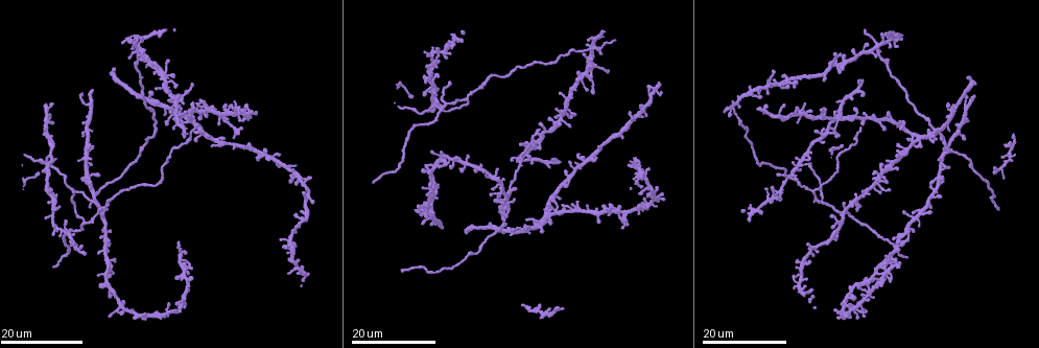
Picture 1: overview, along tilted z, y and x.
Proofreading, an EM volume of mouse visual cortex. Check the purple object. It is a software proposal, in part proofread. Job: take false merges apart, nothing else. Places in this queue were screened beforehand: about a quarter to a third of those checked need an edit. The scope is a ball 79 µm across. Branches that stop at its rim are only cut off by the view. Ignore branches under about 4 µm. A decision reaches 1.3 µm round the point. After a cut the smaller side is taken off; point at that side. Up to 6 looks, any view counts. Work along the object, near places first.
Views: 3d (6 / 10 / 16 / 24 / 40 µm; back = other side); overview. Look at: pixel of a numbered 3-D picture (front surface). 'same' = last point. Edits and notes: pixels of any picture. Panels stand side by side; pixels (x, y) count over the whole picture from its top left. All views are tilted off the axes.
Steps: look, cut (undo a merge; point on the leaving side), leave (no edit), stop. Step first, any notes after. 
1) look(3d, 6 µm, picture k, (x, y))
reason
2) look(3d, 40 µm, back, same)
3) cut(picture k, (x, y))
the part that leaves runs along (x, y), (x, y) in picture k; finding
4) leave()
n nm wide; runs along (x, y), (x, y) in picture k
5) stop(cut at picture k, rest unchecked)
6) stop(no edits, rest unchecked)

look(3d, 24 µm, picture 1, (530, 145))
three arms meet

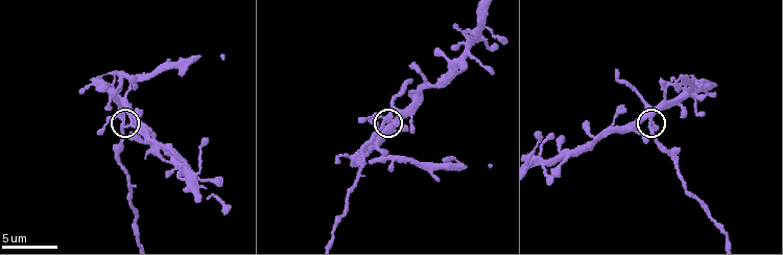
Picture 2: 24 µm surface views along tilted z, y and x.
look(3d, 6 µm, picture 2, (124, 119))
zoom in

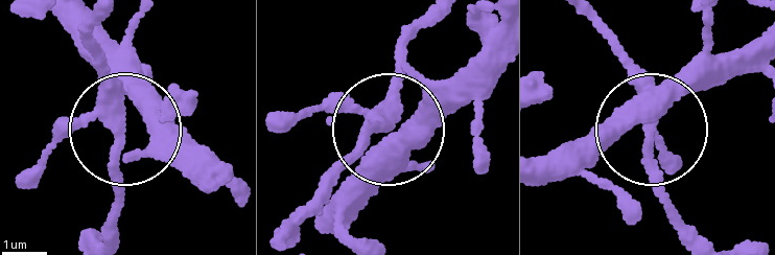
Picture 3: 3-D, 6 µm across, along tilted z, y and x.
leave()
3 arms; continuous, no second neuron

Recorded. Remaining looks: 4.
look(3d, 16 µm, picture 1, (180, 101))

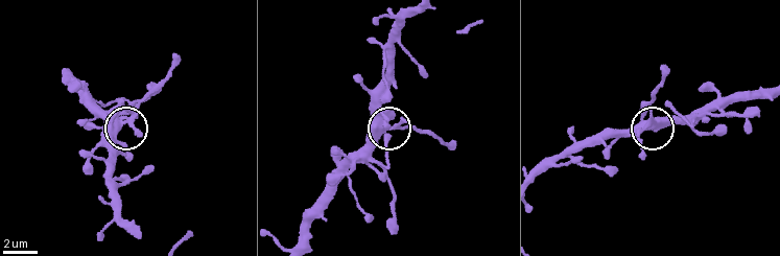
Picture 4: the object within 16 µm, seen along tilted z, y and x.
look(3d, 10 µm, picture 4, (121, 123))

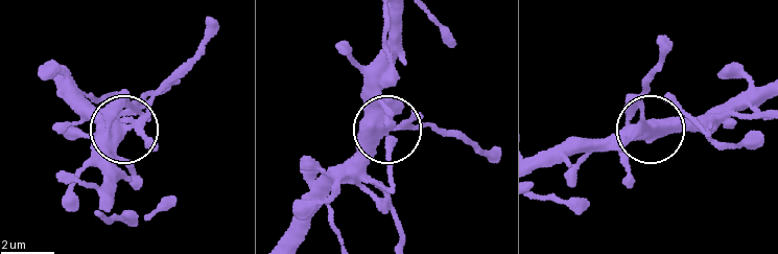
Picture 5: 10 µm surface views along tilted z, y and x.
leave()
runs along (280, 241), (385, 132), (458, 130) in picture 5; all the same neuron

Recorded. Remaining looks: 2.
look(3d, 24 µm, picture 1, (465, 100))
arms part here

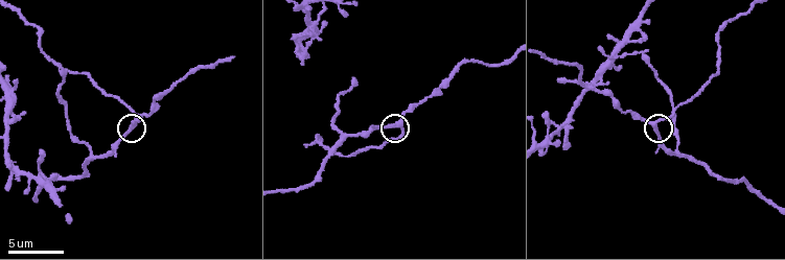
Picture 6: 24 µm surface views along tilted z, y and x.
look(3d, 10 µm, picture 6, (400, 126))

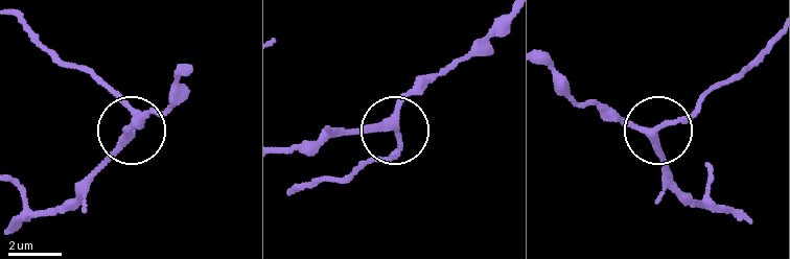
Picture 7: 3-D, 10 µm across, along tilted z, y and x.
leave()
230 nm wide; runs along (176, 85), (165, 108), (146, 116), (80, 185) in picture 7; all the same neuron

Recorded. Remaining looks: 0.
stop(no edits, rest unchecked)

